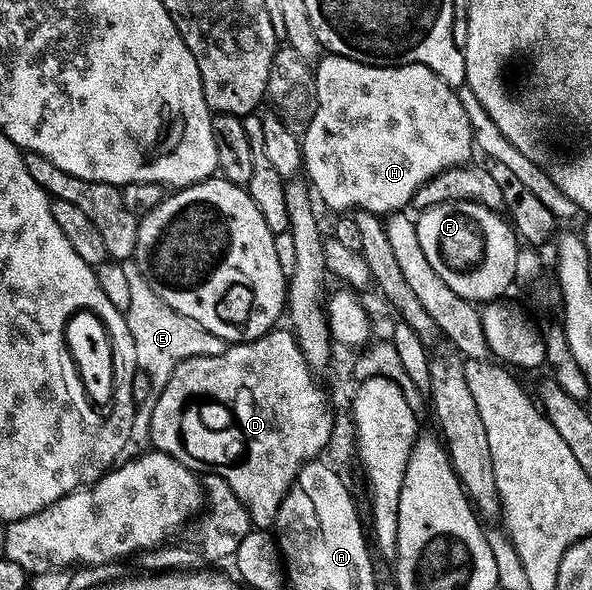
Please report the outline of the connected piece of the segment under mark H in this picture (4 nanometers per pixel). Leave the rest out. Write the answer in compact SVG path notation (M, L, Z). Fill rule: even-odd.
M326 54L315 67L317 108L313 112L312 119L303 129L302 140L302 164L304 172L318 197L331 209L349 211L357 208L378 215L387 215L402 210L403 205L408 206L413 199L419 185L428 181L435 173L442 172L449 167L458 167L460 163L470 162L475 155L475 146L471 125L468 124L467 114L459 103L456 90L443 82L433 70L418 63L401 64L397 67L376 67L373 64L351 61L342 55Z

